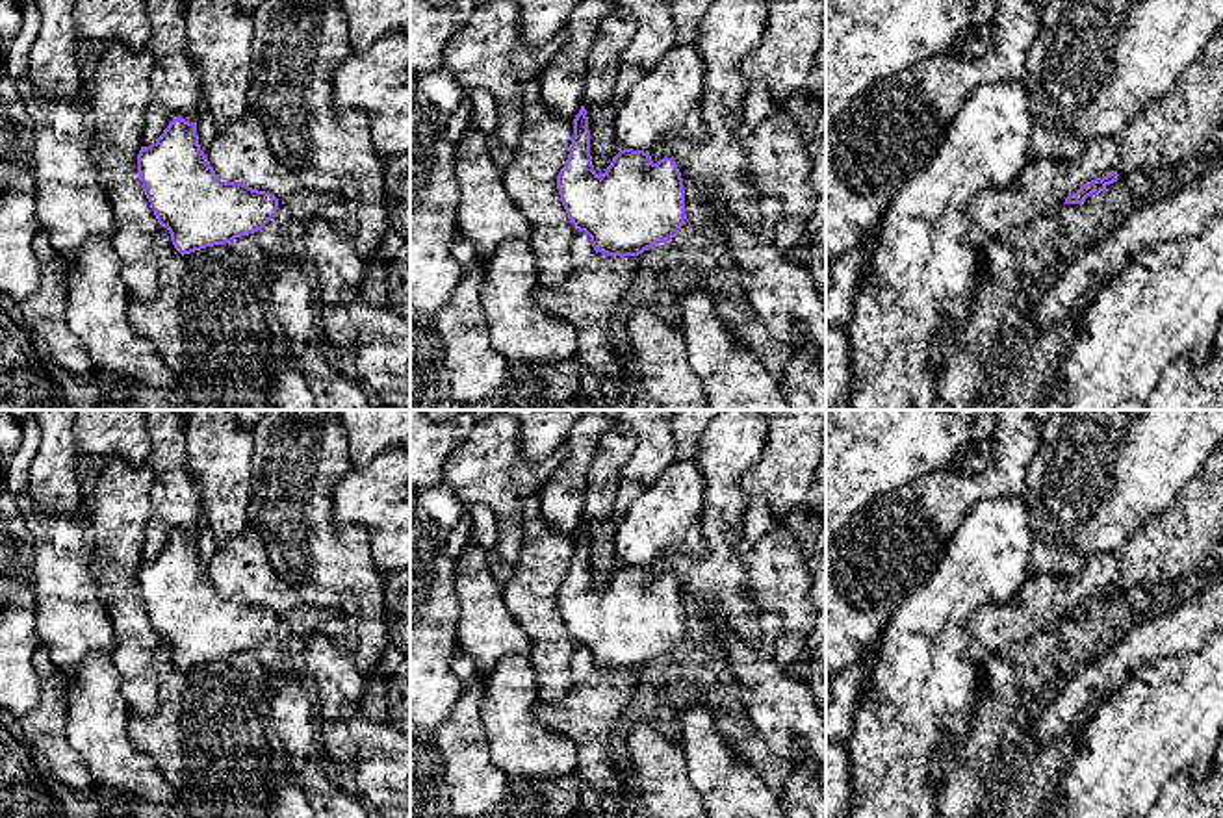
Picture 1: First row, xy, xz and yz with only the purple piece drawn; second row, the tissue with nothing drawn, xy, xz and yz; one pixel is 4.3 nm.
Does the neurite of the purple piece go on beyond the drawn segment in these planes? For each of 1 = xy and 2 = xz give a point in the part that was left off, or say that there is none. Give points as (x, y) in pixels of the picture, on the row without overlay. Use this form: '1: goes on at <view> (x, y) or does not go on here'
1: does not go on here
2: does not go on here

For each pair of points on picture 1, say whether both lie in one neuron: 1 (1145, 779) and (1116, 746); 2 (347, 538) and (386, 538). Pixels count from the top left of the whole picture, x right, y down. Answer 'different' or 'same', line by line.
1: same
2: different

